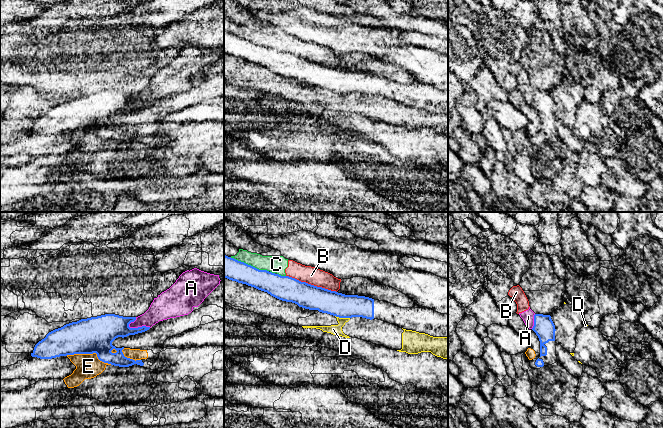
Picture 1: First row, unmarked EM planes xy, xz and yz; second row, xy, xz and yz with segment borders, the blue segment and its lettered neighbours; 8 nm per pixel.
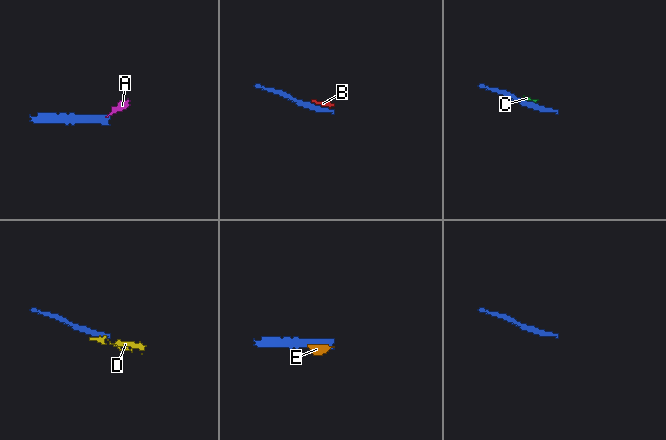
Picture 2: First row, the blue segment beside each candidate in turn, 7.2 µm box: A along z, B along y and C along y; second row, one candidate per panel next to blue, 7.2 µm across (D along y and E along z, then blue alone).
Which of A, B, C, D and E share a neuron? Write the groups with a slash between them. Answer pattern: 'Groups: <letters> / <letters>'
Groups: A B C / D / E

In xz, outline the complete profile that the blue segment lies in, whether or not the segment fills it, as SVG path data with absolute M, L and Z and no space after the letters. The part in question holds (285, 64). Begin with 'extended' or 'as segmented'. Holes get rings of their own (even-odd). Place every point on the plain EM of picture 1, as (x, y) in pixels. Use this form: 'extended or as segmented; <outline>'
extended; M224 31L224 54L246 60L299 83L339 94L378 95L406 106L433 113L448 113L448 90L426 83L401 84L365 72L345 71L289 52L259 46Z

